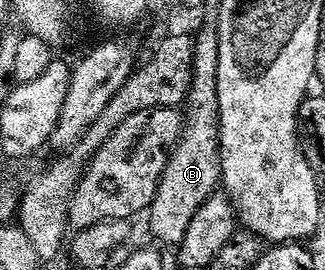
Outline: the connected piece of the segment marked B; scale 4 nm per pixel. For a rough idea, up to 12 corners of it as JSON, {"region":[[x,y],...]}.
{"region":[[219,24],[194,35],[183,135],[149,207],[178,247],[220,189]]}

